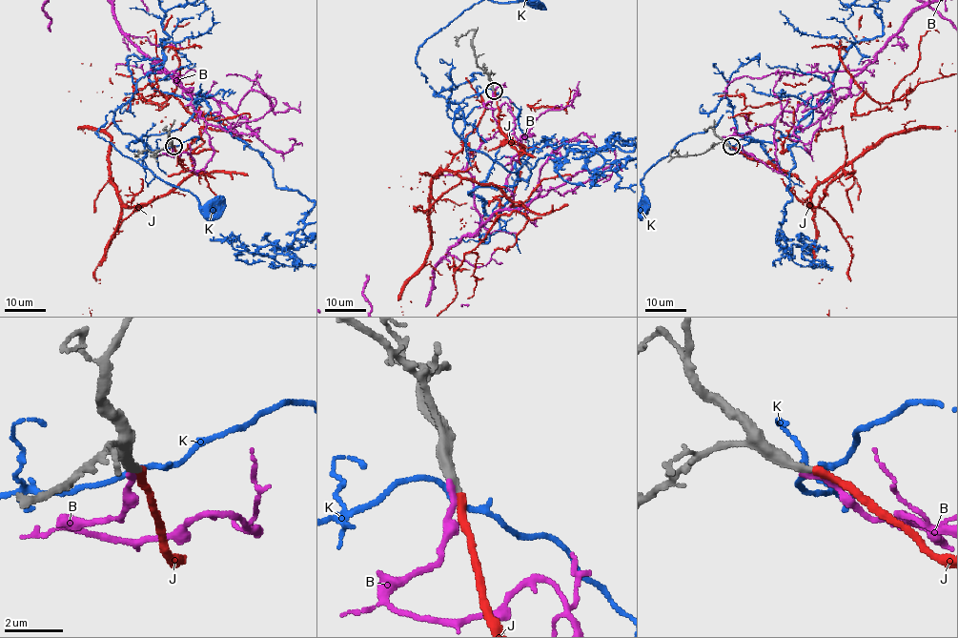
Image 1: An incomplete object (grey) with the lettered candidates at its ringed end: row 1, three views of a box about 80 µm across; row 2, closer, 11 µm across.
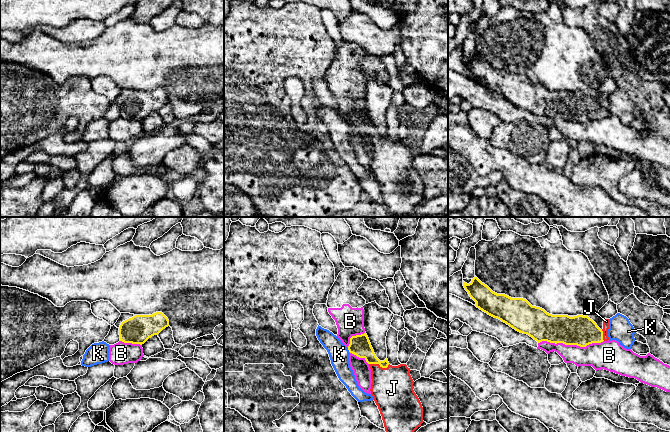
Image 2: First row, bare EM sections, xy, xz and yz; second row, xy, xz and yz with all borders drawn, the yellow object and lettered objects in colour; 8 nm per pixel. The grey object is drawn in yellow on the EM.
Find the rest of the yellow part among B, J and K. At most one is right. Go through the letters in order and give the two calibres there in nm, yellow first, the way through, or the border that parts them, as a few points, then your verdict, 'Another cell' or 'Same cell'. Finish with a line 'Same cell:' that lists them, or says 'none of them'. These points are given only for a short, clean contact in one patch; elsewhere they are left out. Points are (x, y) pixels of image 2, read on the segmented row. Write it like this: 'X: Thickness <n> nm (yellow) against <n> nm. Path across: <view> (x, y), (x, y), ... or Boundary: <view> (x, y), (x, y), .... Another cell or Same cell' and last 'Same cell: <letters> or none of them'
B: Thickness 240 nm (yellow) against 200 nm. Another cell
J: Thickness 160 nm (yellow) against 340 nm. Path across: xz (360, 345), (379, 364), (379, 369), (392, 388). Same cell
K: Thickness 160 nm (yellow) against 160 nm. Boundary: xz (347, 348), (349, 351). Another cell
Same cell: J

